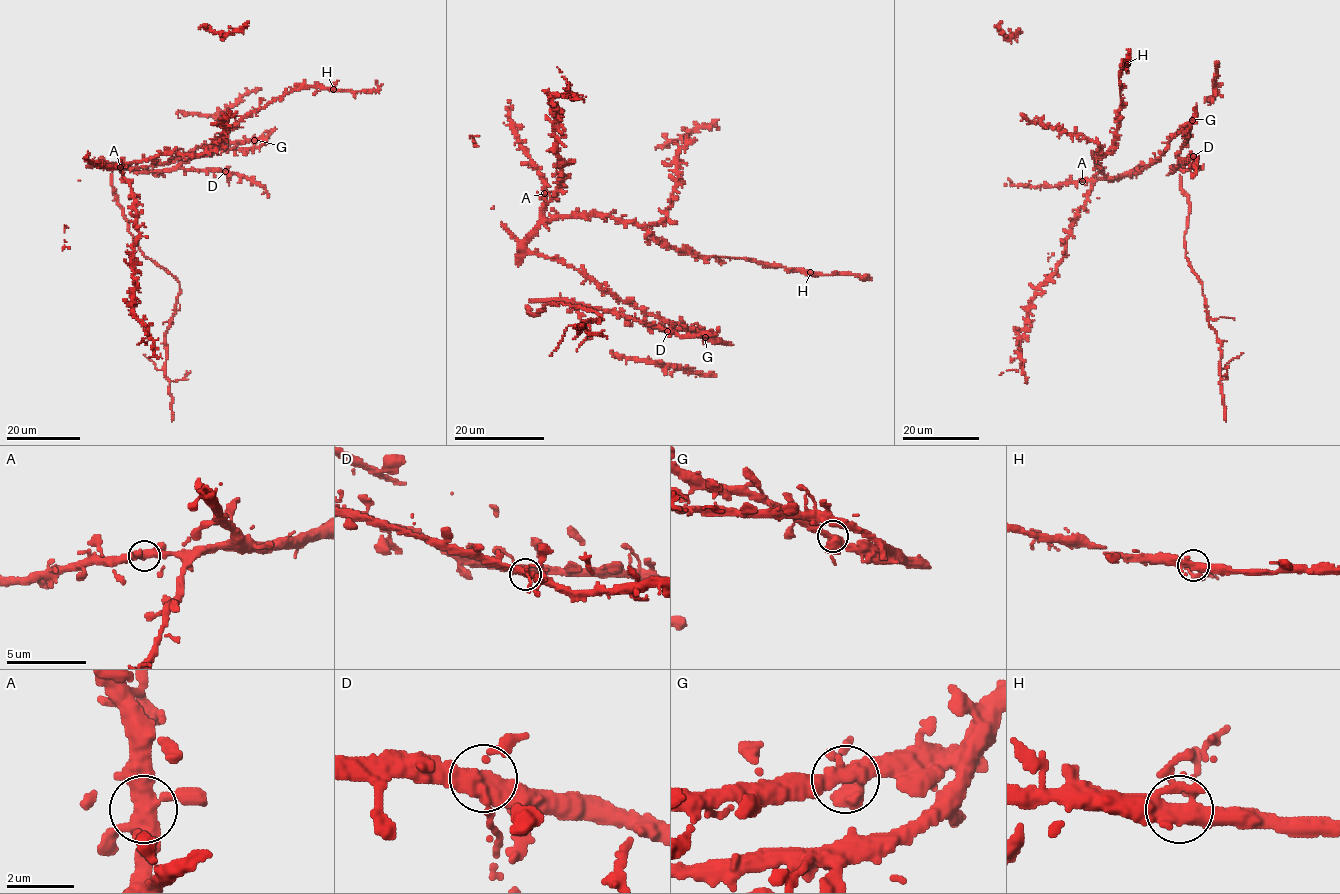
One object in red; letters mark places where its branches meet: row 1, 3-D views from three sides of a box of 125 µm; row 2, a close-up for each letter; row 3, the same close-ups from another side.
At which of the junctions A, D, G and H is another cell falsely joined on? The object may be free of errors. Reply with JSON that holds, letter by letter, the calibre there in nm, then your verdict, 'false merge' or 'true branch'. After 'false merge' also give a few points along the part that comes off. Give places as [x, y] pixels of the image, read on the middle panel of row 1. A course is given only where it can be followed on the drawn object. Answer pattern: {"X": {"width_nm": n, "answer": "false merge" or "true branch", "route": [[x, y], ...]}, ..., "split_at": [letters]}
{"A": {"width_nm": 400, "answer": "true branch"}, "D": {"width_nm": 400, "answer": "true branch"}, "G": {"width_nm": 360, "answer": "true branch"}, "H": {"width_nm": 420, "answer": "true branch"}, "split_at": []}

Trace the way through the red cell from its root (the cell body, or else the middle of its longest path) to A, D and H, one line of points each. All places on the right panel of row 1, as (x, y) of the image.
A: (1186, 123), (1156, 161), (1140, 172), (1082, 181)
D: (1186, 123), (1194, 118), (1179, 159), (1193, 156)
H: (1186, 123), (1140, 172), (1114, 177), (1102, 172), (1097, 158), (1116, 132), (1118, 78), (1127, 64)

